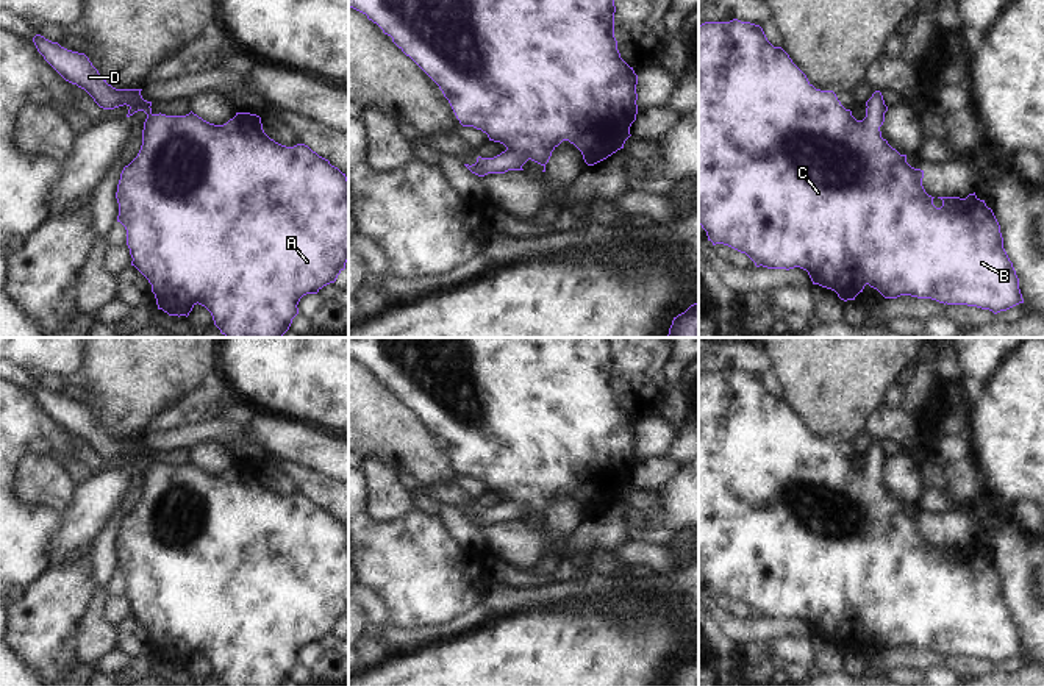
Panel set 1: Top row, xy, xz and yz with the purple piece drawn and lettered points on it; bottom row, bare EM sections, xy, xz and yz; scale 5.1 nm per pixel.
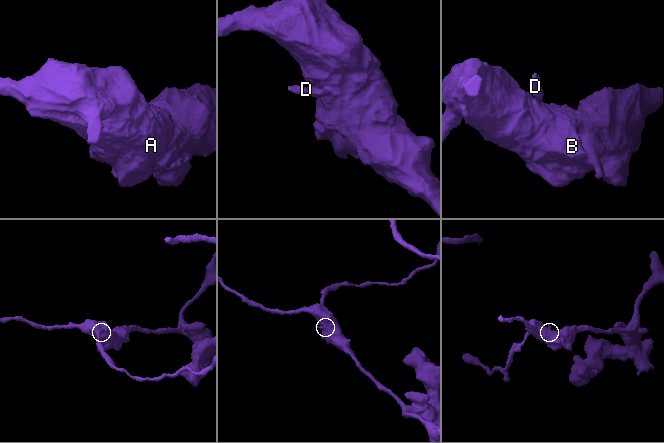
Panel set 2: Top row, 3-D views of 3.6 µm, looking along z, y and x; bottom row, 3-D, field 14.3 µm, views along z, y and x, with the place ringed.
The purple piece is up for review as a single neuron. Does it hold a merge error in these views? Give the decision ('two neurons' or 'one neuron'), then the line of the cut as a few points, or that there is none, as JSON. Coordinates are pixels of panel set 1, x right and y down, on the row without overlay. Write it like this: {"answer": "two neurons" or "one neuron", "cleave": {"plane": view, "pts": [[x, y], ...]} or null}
{"answer": "one neuron", "cleave": null}

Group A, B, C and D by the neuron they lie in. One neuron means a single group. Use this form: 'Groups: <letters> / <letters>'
Groups: A B C D.

